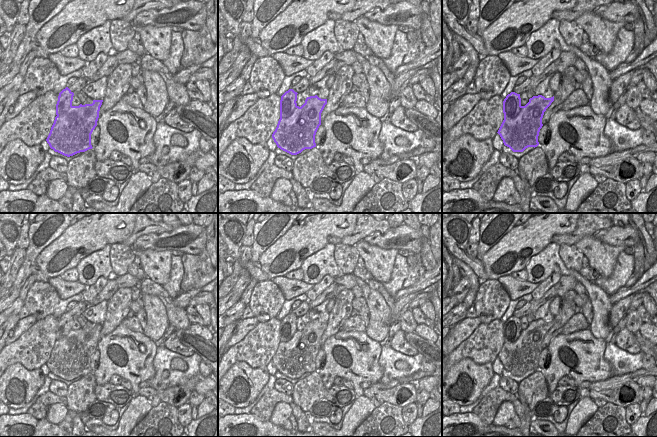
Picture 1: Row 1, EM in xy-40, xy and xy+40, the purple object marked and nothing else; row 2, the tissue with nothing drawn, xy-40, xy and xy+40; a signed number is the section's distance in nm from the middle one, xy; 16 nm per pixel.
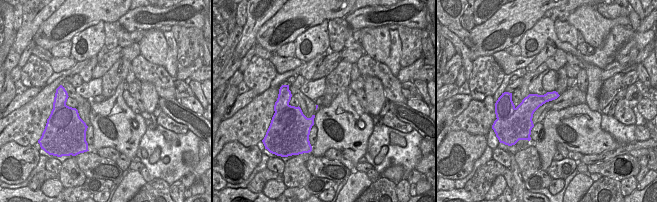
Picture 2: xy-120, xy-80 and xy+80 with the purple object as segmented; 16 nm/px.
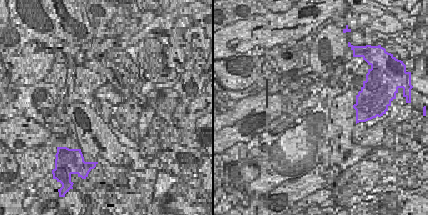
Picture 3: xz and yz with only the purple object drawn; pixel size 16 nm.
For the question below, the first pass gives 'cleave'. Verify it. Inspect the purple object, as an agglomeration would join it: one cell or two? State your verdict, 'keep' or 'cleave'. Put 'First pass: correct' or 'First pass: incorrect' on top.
First pass: correct
cleave

